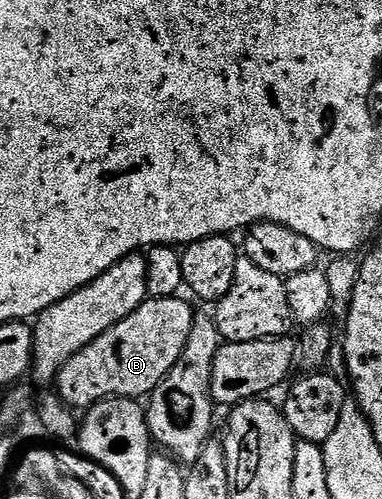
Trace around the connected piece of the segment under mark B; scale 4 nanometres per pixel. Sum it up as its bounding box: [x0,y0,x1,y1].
[56,296,196,412]

